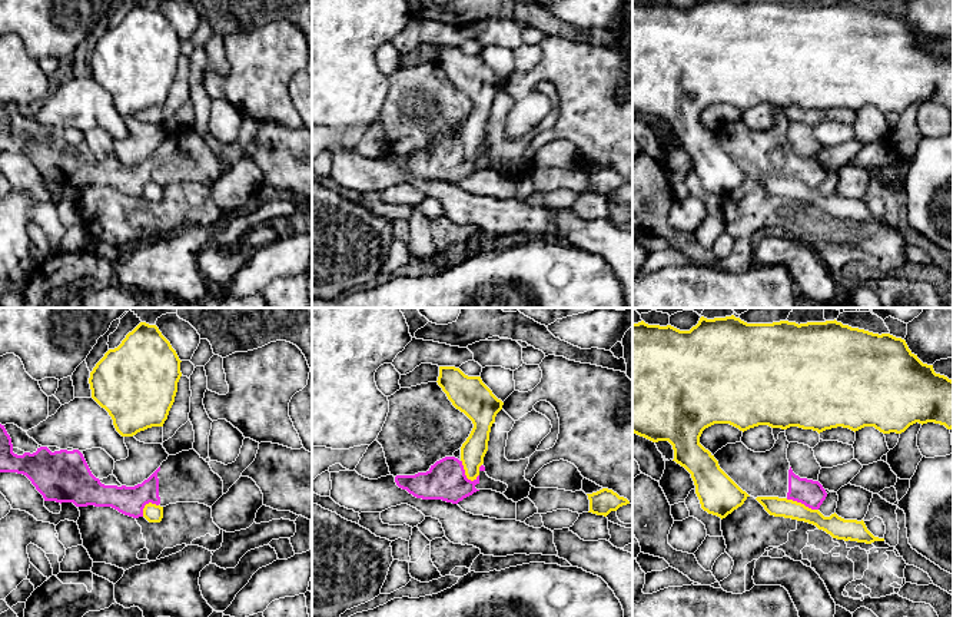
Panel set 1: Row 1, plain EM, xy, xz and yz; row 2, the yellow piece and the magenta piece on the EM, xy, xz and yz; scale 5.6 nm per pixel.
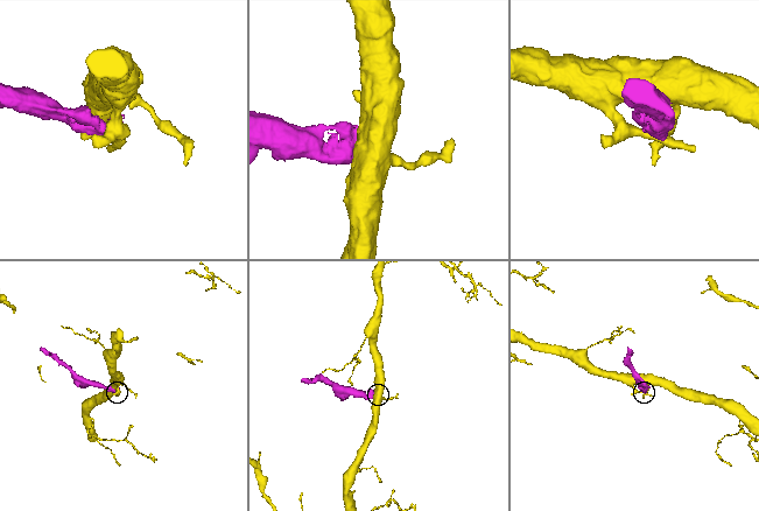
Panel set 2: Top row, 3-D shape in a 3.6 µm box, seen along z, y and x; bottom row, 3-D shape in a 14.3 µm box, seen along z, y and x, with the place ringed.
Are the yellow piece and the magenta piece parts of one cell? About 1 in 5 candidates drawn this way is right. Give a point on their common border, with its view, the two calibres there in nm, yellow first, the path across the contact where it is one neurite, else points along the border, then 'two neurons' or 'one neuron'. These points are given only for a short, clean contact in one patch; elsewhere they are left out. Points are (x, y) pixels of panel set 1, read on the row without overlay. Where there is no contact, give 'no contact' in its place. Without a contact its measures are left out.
meets yellow in yz at (800, 182); 120 nm thick on the yellow side, 150 nm on the other; border along yz (786, 178), (800, 181), (817, 189); two neurons

